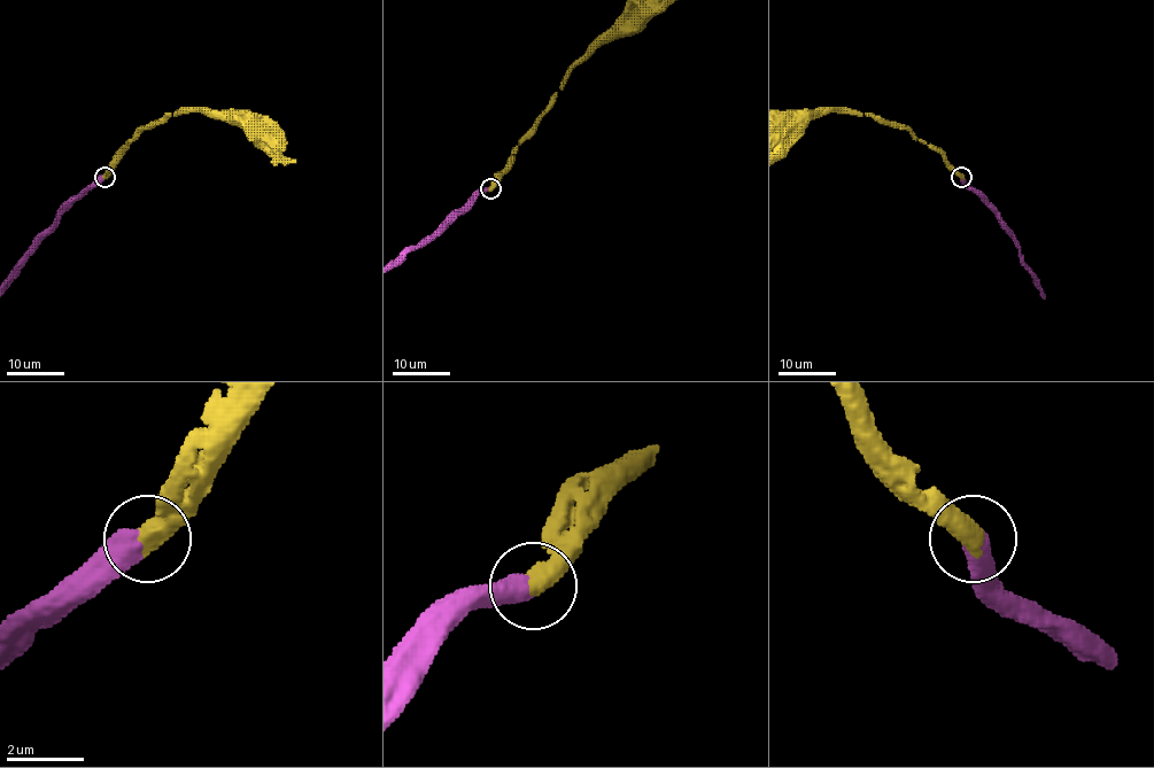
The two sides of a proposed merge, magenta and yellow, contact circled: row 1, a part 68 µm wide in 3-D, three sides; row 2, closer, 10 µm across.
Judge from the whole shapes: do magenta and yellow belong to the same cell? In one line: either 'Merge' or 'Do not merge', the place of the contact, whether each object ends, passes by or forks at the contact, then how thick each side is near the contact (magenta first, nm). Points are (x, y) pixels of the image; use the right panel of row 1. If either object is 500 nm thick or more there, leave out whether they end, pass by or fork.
Merge. Place: (961, 177). Thickness 550 nm (magenta) against 600 nm

